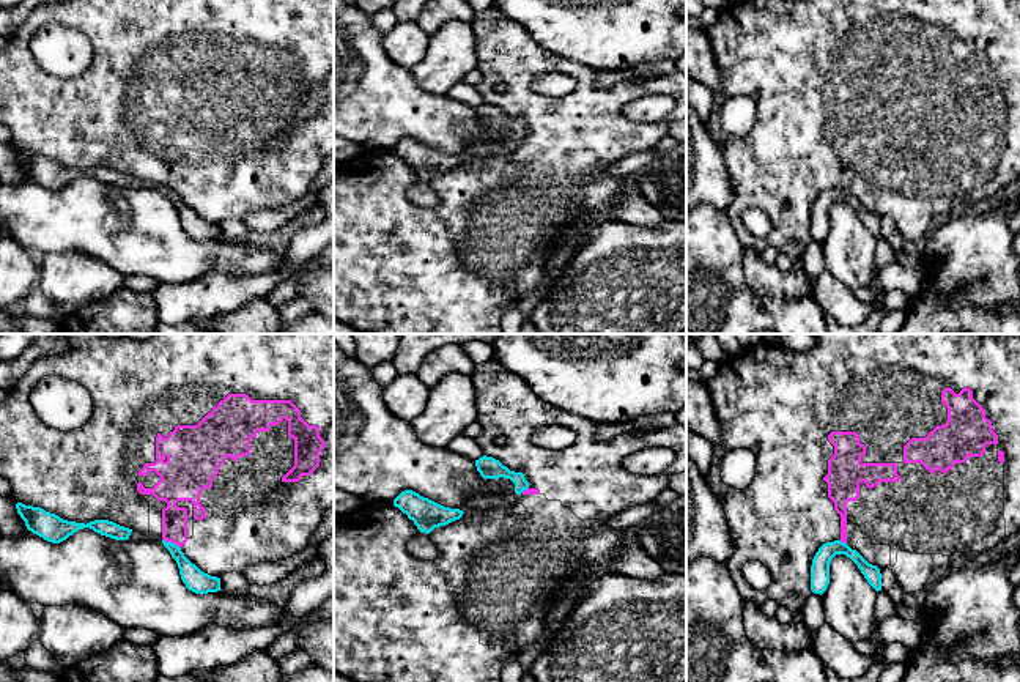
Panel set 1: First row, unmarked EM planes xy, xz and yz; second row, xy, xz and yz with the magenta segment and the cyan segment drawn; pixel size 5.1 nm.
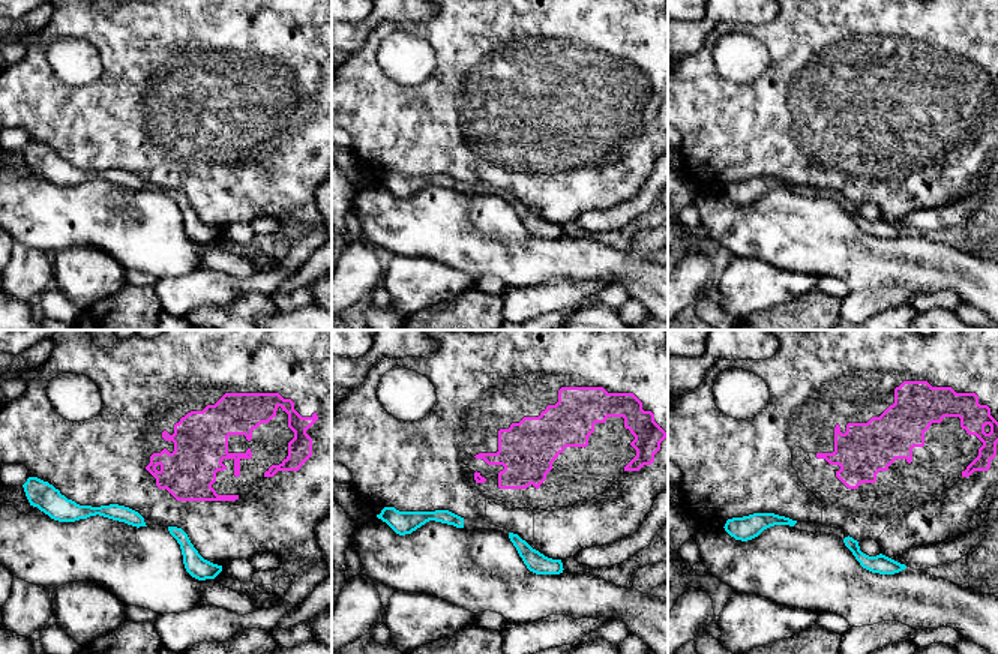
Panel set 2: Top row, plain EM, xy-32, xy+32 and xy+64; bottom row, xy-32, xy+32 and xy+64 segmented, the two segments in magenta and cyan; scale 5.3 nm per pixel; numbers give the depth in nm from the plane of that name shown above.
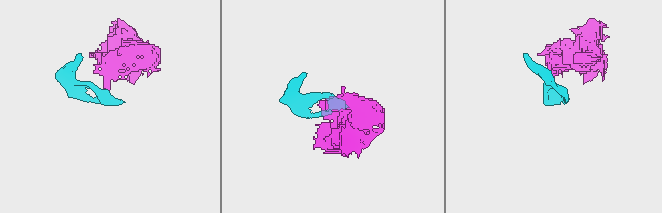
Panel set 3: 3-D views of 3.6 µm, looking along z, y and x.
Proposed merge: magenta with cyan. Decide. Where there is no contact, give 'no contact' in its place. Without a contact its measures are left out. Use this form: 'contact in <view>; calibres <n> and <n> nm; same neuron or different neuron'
contact in xy; calibres 130 and 120 nm; different neuron

